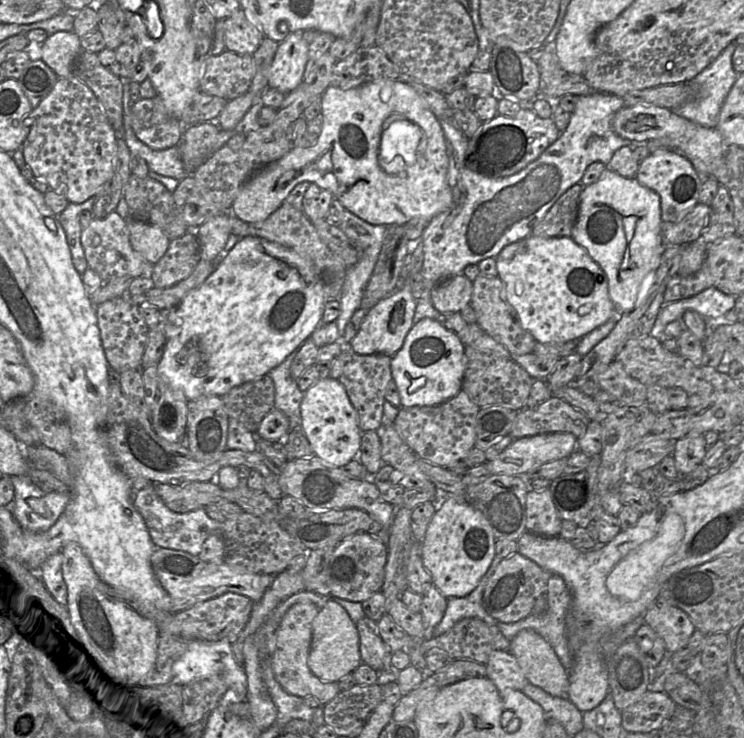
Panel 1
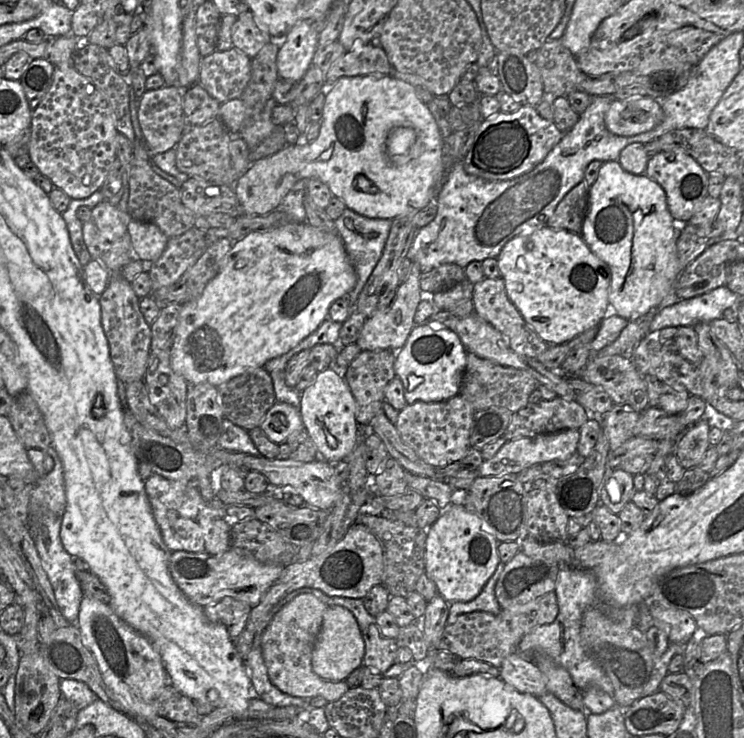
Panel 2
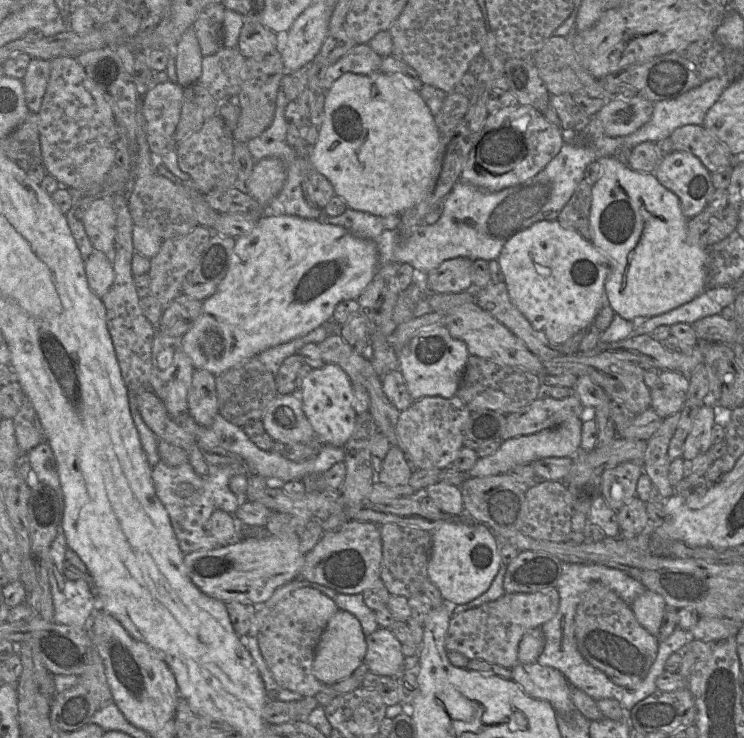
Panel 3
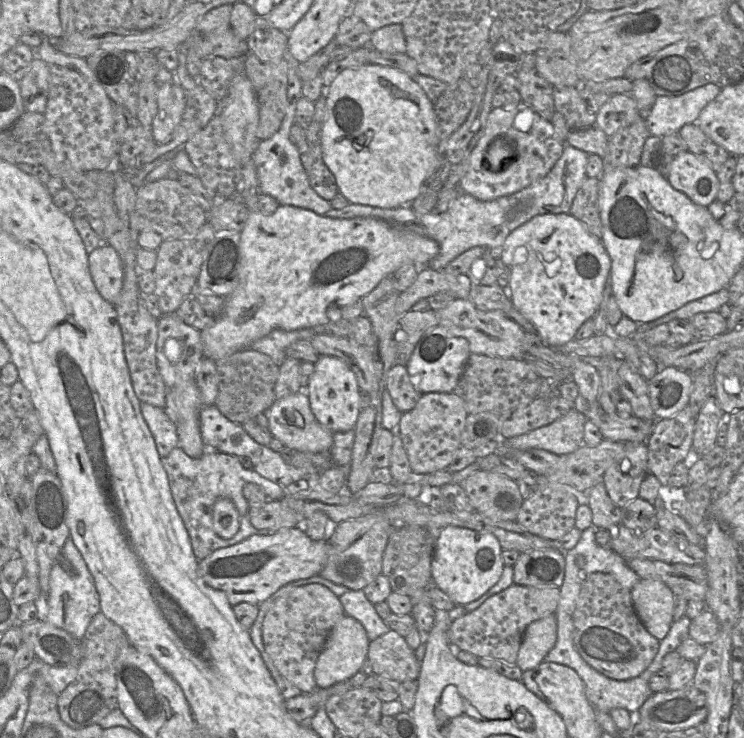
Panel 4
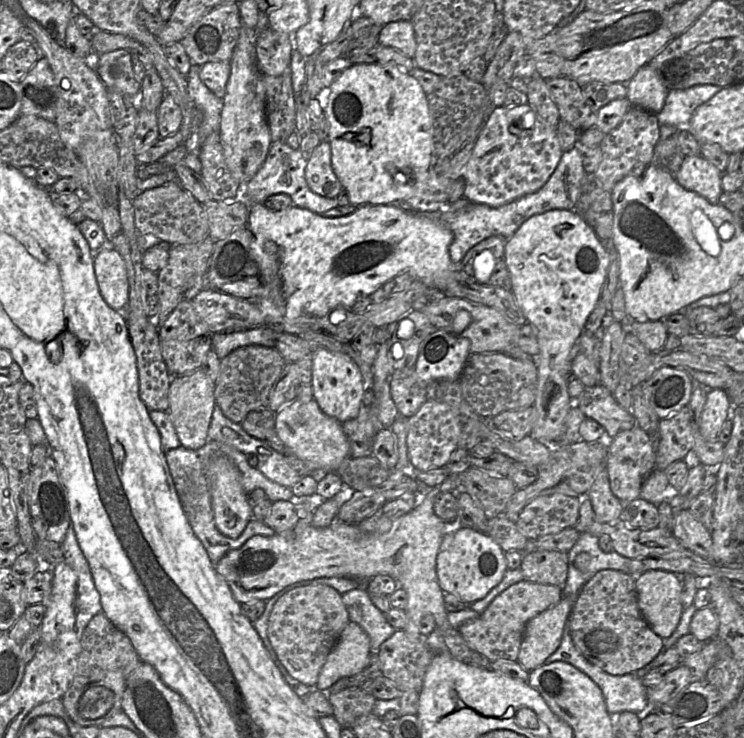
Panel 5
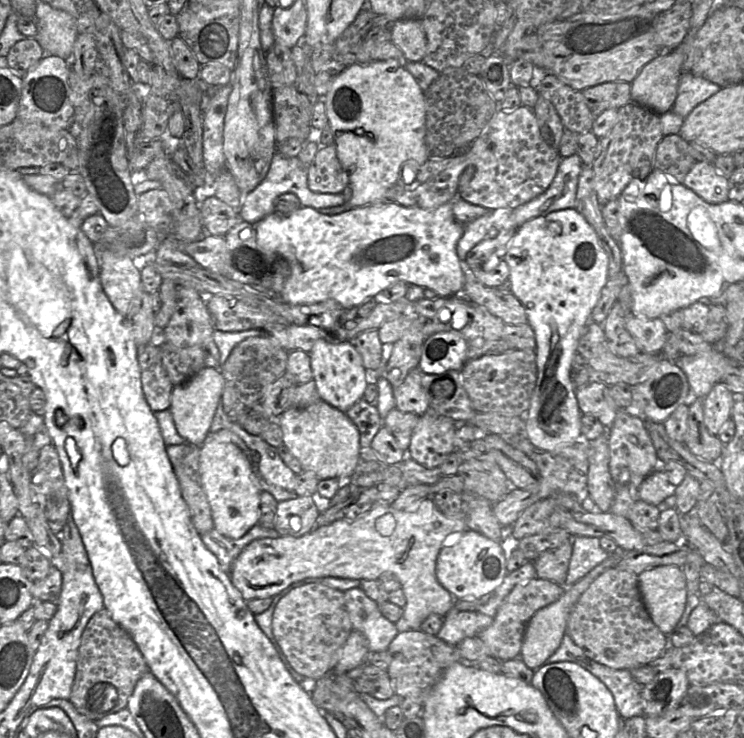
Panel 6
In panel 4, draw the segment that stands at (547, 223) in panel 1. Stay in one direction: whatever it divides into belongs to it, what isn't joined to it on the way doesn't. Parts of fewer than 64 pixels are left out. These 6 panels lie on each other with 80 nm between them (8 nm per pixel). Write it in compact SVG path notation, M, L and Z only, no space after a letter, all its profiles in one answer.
M586 178L575 195L569 213L578 219L591 235L601 239L599 189L598 178Z

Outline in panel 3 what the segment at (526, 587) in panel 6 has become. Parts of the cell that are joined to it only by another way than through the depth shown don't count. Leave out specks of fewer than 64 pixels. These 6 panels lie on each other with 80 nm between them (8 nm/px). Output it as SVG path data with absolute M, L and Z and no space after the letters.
M556 588L533 593L504 593L497 600L454 614L445 635L445 648L458 651L469 660L480 659L512 668L518 663L518 647L523 636L552 619L558 608Z

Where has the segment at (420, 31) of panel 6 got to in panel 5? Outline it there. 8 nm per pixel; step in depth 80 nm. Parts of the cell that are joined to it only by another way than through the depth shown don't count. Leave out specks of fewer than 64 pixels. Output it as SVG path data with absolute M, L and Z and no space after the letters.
M399 20L384 25L379 33L379 44L413 59L417 47L413 23Z

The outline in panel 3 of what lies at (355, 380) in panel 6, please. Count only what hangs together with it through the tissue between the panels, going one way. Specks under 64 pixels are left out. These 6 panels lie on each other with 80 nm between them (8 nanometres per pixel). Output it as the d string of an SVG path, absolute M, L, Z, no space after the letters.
M326 363L304 379L301 392L302 409L315 432L316 438L324 445L343 447L351 437L355 422L353 384L347 373L338 365Z

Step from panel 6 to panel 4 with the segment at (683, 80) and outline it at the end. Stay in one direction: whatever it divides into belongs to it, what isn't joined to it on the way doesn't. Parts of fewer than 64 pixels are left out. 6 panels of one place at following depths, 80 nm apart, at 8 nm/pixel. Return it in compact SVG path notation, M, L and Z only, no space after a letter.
M706 84L679 96L658 96L645 114L650 136L662 138L687 124L696 123L701 111L721 92L716 84Z

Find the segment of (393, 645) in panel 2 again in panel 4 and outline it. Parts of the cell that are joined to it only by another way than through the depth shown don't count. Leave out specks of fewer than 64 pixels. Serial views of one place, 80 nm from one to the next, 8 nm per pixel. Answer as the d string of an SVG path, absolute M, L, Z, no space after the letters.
M393 630L369 642L367 660L373 674L386 676L402 683L417 680L421 661L415 656L404 637Z

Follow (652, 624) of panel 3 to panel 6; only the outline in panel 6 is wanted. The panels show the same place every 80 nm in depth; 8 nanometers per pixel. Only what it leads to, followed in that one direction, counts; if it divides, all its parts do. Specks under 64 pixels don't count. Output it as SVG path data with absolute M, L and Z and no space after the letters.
M662 565L637 576L642 600L652 621L664 634L670 635L677 627L687 602L682 567Z

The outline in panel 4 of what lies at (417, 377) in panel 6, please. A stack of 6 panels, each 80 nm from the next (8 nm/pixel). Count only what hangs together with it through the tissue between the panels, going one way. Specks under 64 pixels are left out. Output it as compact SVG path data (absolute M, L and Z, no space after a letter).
M394 365L387 374L386 389L390 393L394 405L402 413L415 407L421 393L411 382L406 366Z

